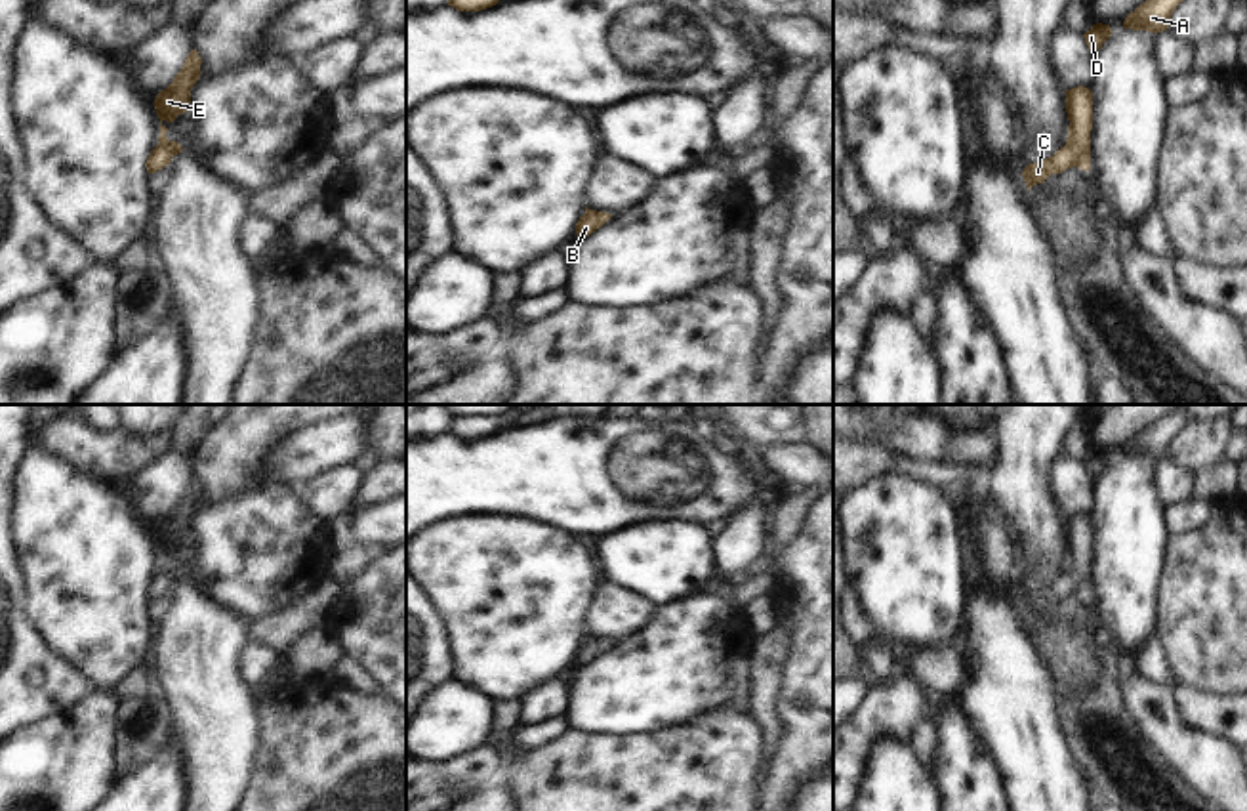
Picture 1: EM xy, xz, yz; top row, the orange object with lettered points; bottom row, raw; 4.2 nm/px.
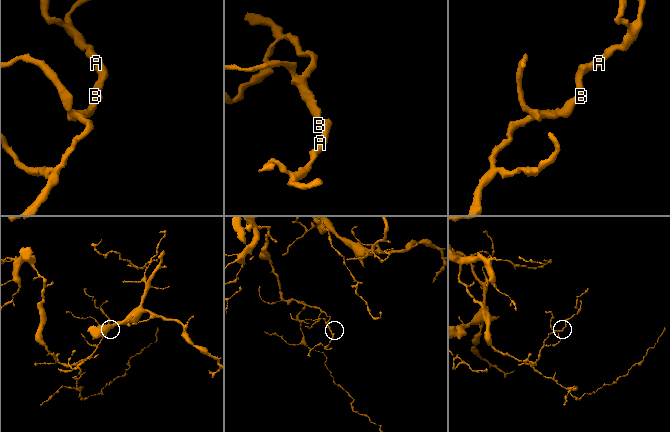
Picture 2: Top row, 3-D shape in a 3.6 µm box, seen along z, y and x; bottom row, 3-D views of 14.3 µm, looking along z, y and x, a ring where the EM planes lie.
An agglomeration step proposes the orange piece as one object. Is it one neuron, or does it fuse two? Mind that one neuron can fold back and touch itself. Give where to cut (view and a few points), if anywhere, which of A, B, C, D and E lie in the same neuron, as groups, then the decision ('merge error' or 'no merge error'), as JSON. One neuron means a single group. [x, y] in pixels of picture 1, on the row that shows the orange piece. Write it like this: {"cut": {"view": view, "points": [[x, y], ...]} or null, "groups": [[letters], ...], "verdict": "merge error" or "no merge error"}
{"cut": null, "groups": [["A", "B", "C", "D", "E"]], "verdict": "no merge error"}

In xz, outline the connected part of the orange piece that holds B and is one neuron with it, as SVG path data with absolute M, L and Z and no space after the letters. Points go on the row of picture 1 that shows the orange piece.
M585 206L585 214L578 219L576 223L576 233L582 239L589 237L591 233L595 233L599 227L603 227L608 219L612 218L612 214L606 212L597 212L597 210L589 210Z

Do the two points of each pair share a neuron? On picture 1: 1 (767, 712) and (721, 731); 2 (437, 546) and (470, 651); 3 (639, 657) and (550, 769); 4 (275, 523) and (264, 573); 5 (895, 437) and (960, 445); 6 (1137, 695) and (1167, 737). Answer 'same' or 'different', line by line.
1: different
2: same
3: different
4: same
5: same
6: same

